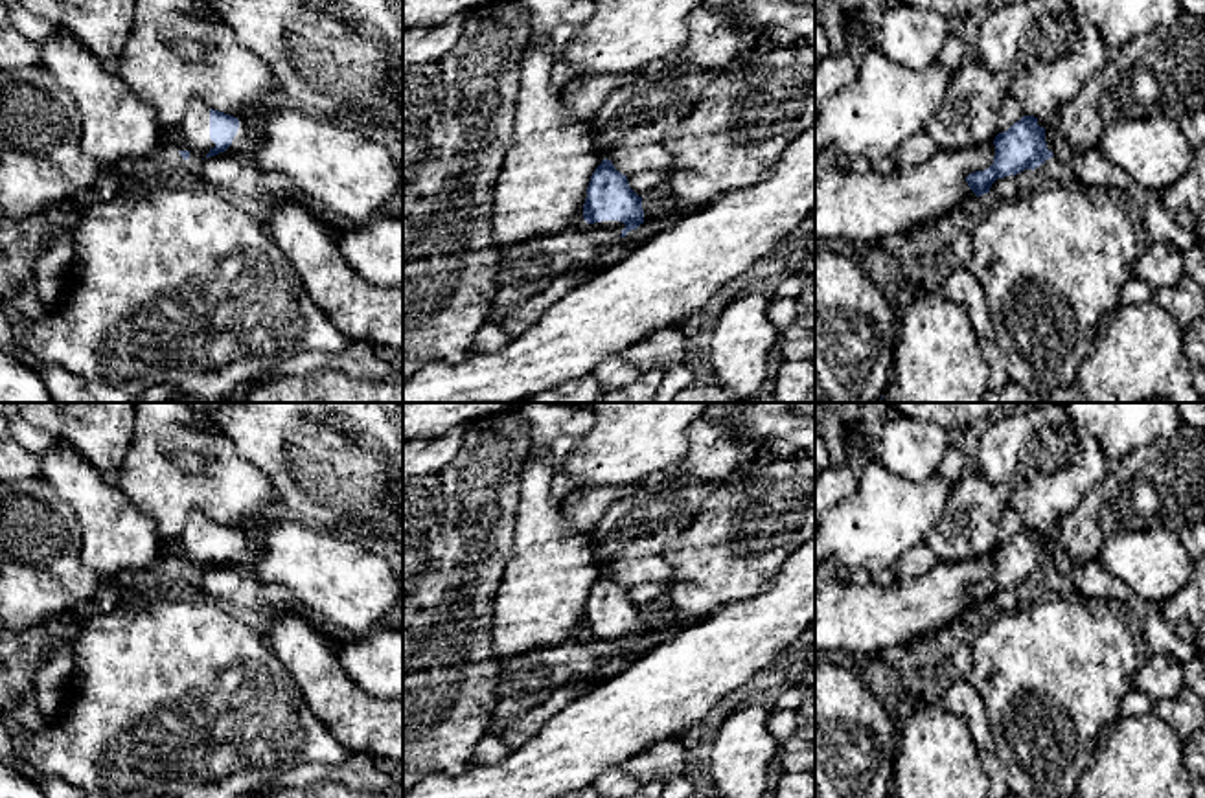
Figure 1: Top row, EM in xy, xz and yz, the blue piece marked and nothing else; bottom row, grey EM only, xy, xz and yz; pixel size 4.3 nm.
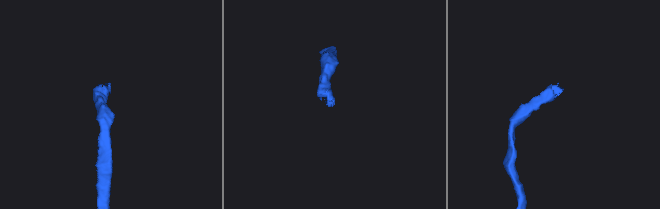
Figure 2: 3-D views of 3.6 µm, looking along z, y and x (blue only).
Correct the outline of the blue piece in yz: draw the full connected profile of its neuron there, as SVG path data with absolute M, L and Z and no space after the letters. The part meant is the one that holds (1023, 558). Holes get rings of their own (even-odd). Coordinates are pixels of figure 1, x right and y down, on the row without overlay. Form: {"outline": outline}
{"outline": "M1023 528L1008 542L999 544L993 552L993 576L984 583L975 583L966 588L970 601L981 609L990 605L997 590L1017 587L1025 581L1036 581L1052 570L1052 552L1058 528L1052 531L1038 531Z"}

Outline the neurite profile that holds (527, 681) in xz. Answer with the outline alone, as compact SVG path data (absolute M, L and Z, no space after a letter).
M576 634L511 658L499 673L488 734L500 737L510 721L528 713L568 682L600 677L602 660L602 645L589 634Z

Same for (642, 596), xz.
M666 581L648 583L648 585L637 585L633 588L627 588L629 599L638 609L649 609L655 601L662 599L668 592Z

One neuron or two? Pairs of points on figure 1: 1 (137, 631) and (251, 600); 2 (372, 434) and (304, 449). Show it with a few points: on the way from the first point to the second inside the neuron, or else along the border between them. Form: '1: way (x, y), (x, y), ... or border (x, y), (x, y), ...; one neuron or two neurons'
1: border (194, 592), (214, 598), (229, 609); two neurons
2: way (357, 449), (321, 449); one neuron

